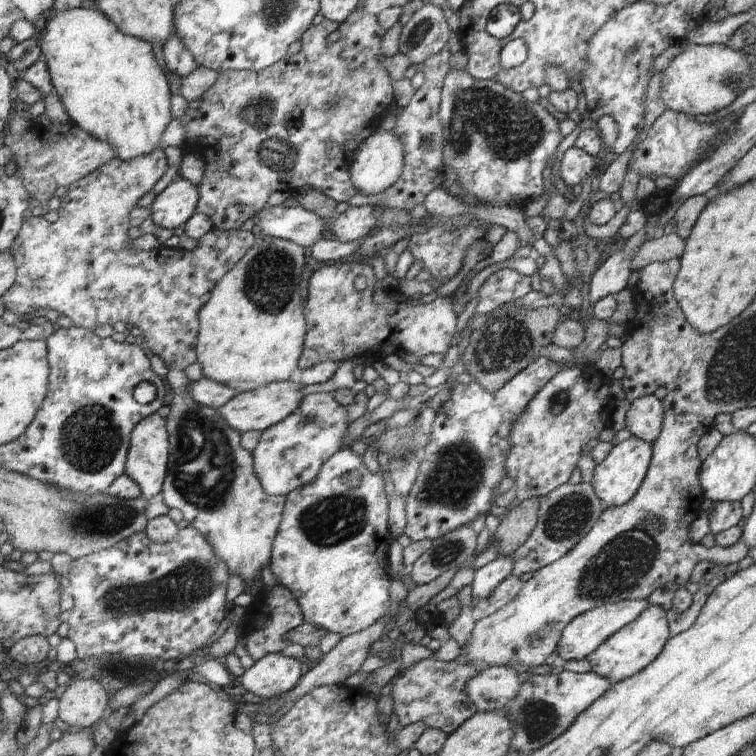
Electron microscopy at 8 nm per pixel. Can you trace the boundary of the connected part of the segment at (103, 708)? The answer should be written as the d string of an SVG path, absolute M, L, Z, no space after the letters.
M73 677L59 700L59 717L69 726L89 729L105 718L111 699L100 682Z

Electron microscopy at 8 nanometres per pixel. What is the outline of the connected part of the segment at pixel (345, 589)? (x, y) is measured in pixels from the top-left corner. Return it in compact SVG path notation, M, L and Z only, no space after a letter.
M350 446L344 447L338 453L335 453L329 461L323 465L318 477L302 489L294 490L293 493L286 496L286 508L284 510L284 519L280 526L278 537L274 540L274 550L272 554L272 562L270 568L277 580L285 585L295 595L303 616L307 623L313 623L320 627L326 628L331 632L338 632L342 637L346 637L372 627L383 616L388 615L392 610L391 601L391 580L388 575L388 548L393 541L390 523L390 500L387 490L385 490L385 482L381 474L373 473L363 462L361 455L355 453Z

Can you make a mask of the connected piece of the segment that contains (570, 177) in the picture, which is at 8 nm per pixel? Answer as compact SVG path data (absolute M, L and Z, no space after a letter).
M574 146L569 147L559 160L556 174L570 188L573 184L579 184L586 174L594 174L598 158L585 154Z

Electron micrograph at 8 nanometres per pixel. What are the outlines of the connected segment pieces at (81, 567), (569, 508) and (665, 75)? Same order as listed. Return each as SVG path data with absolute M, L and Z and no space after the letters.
M191 526L181 529L171 542L164 545L153 542L147 533L143 532L122 540L110 549L75 559L71 574L67 578L68 591L74 600L74 606L69 612L67 620L69 626L67 638L75 643L78 658L84 661L101 655L123 655L126 657L155 657L187 664L193 655L212 643L211 638L215 634L220 633L219 626L221 626L223 618L227 616L225 596L227 596L227 588L229 588L229 569L227 563L219 558L214 546L207 540L206 536Z
M563 483L540 497L537 526L531 538L512 554L513 574L518 577L528 577L540 568L561 558L589 532L593 523L600 517L601 511L607 507L594 495L594 490L589 483Z
M726 44L695 45L676 55L661 73L659 98L669 109L678 113L711 114L729 106L746 88L754 85L751 64L741 49L731 49Z

